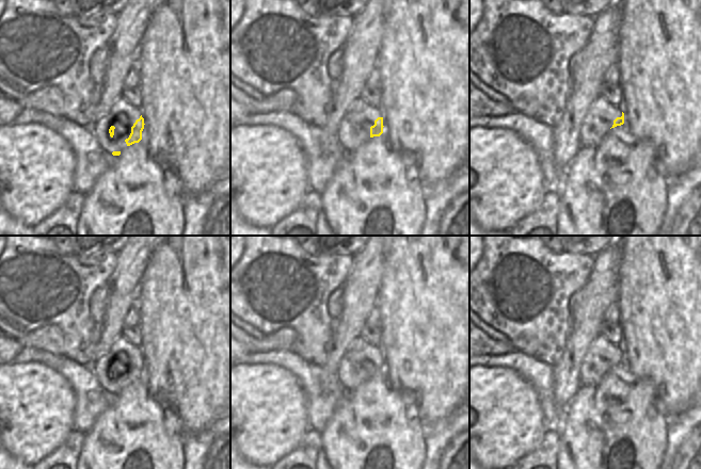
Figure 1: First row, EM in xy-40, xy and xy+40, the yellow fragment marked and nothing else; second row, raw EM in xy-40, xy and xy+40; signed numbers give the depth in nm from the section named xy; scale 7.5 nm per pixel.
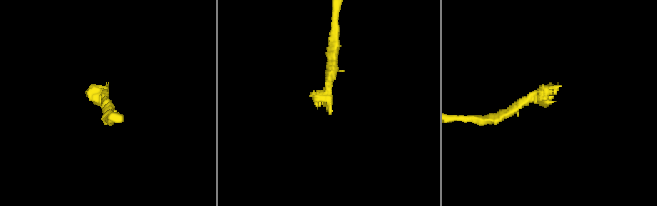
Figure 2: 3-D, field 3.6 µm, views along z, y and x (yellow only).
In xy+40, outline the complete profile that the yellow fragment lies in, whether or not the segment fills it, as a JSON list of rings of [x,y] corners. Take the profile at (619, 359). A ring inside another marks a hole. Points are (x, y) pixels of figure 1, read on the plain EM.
[[[600,335],[588,349],[579,368],[581,386],[598,384],[607,371],[624,362],[622,344],[615,345]]]

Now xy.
[[[362,335],[353,340],[338,366],[338,381],[345,390],[353,391],[361,384],[373,375],[380,375],[383,372],[383,353],[381,344],[371,345]]]

